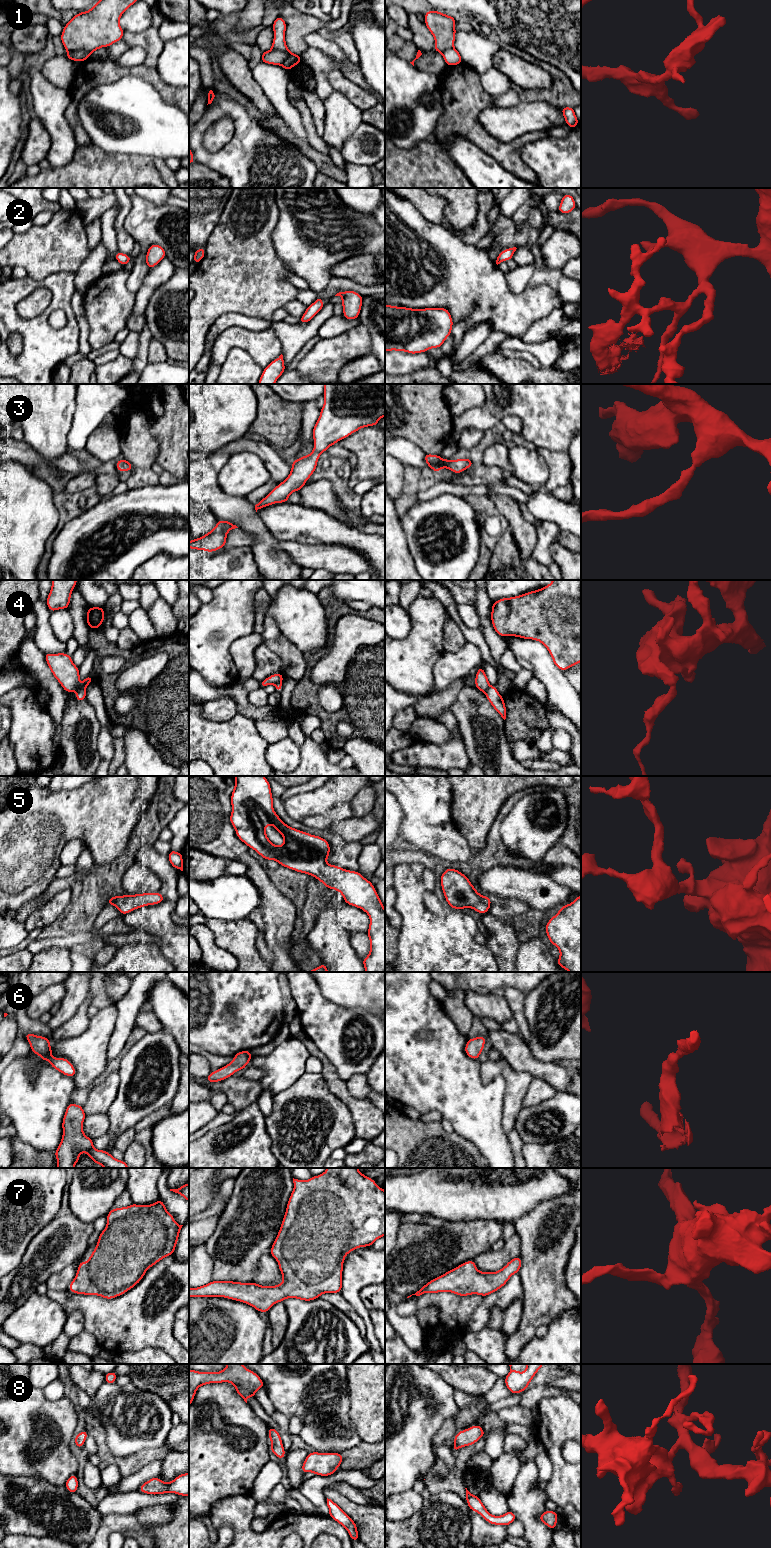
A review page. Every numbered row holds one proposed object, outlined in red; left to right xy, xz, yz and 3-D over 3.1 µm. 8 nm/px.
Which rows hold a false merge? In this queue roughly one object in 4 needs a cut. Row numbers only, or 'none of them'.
1, 4

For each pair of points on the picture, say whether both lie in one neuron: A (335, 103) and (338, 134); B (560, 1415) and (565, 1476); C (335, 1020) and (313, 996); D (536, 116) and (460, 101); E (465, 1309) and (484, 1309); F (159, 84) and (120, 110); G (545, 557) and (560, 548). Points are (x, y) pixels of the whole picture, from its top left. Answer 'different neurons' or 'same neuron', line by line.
A: same neuron
B: same neuron
C: same neuron
D: different neurons
E: different neurons
F: different neurons
G: different neurons

